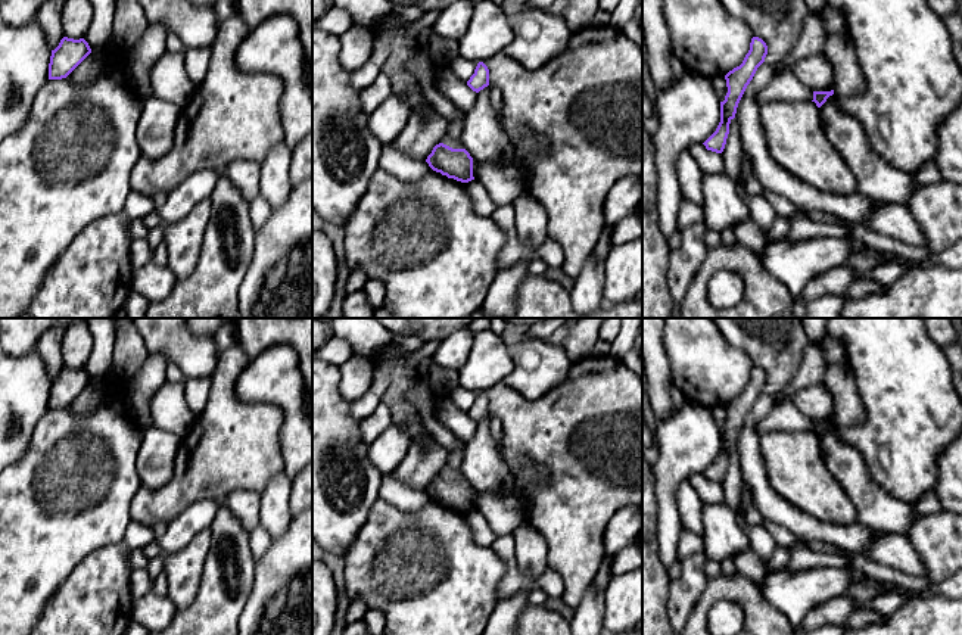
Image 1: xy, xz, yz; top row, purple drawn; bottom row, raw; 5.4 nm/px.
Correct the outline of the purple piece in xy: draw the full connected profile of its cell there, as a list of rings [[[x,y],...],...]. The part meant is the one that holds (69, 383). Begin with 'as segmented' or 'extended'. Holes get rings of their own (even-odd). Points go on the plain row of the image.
as segmented; [[[63,367],[59,376],[52,380],[49,410],[66,408],[90,383],[91,379],[84,368]]]

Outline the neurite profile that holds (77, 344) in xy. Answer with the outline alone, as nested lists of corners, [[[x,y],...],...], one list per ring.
[[[84,320],[71,323],[60,342],[60,354],[65,367],[84,368],[93,351],[93,337]]]

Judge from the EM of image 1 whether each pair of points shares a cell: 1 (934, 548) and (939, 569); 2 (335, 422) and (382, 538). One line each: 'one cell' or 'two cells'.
1: one cell
2: two cells

